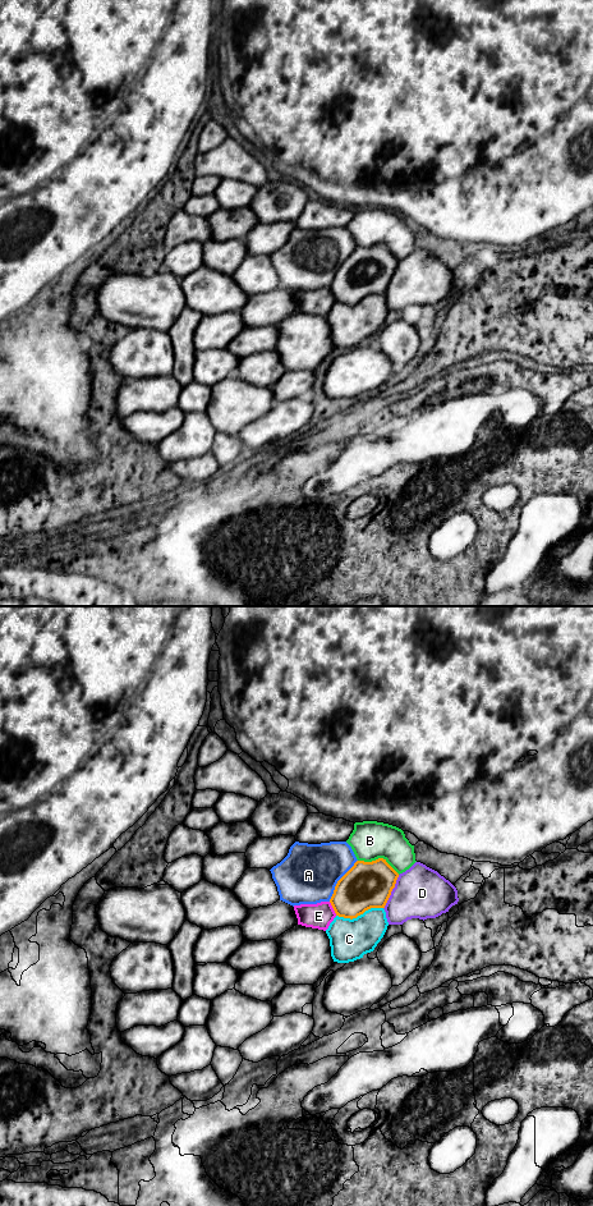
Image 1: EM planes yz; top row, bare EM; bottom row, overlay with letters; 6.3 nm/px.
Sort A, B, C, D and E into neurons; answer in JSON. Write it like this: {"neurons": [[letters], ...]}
{"neurons": [["A"], ["B"], ["C"], ["D"], ["E"]]}

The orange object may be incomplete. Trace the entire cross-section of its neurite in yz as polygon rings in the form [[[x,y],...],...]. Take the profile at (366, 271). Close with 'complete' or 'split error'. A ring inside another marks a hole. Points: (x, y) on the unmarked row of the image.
[[[383,244],[357,247],[337,267],[330,289],[336,302],[350,306],[371,294],[385,294],[397,263]]]; complete

